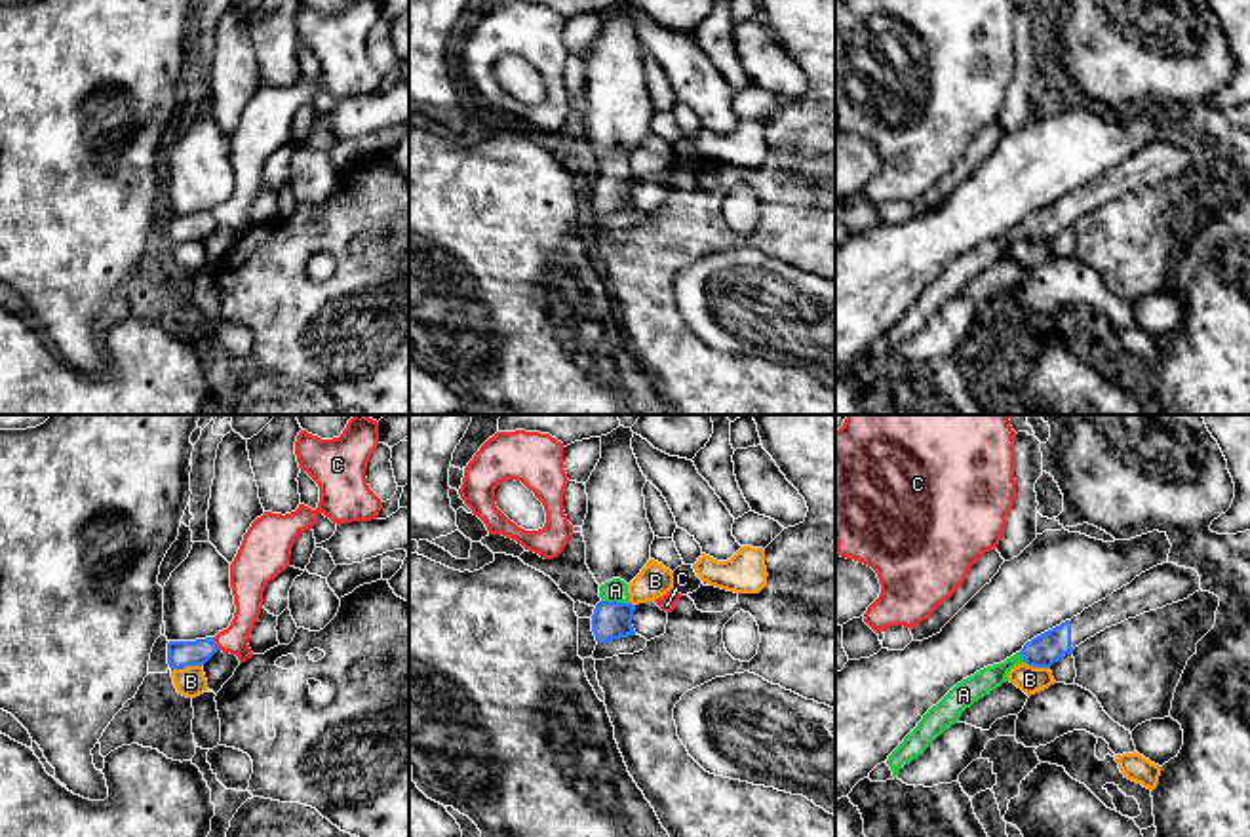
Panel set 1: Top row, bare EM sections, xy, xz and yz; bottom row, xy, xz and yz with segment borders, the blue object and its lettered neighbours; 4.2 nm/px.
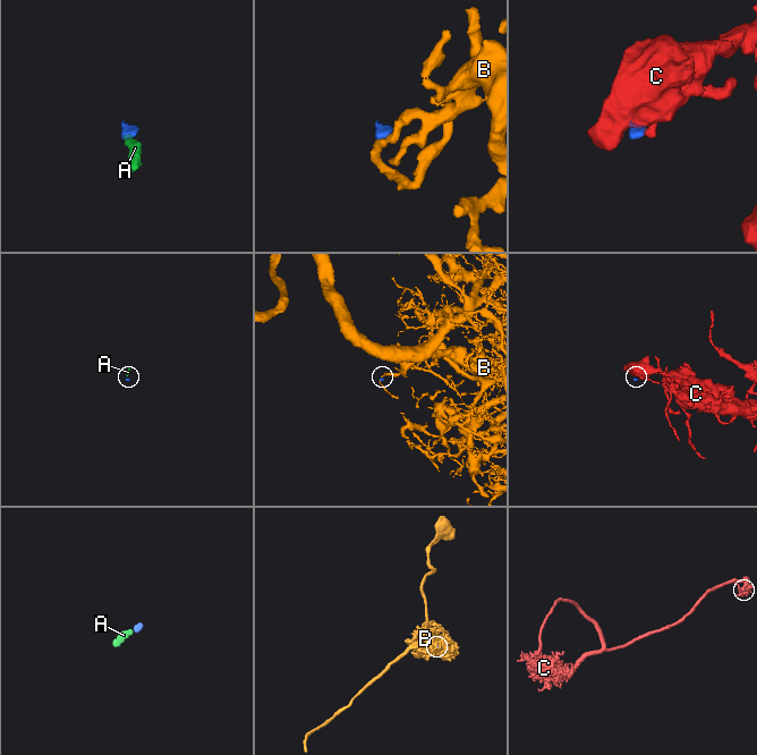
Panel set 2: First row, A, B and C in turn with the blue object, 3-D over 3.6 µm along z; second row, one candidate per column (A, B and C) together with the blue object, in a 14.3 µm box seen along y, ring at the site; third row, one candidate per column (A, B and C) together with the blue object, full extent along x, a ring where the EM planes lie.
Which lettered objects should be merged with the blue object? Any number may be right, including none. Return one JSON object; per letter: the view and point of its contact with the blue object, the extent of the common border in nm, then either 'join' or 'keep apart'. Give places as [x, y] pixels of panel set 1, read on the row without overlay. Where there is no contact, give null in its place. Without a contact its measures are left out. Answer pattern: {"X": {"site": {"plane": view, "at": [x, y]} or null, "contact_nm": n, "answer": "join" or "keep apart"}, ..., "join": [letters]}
{"A": {"site": {"plane": "xz", "at": [615, 175]}, "contact_nm": 120, "answer": "join"}, "B": {"site": {"plane": "xy", "at": [185, 240]}, "contact_nm": 130, "answer": "keep apart"}, "C": {"site": {"plane": "xy", "at": [214, 217]}, "contact_nm": 60, "answer": "keep apart"}, "join": ["A"]}

